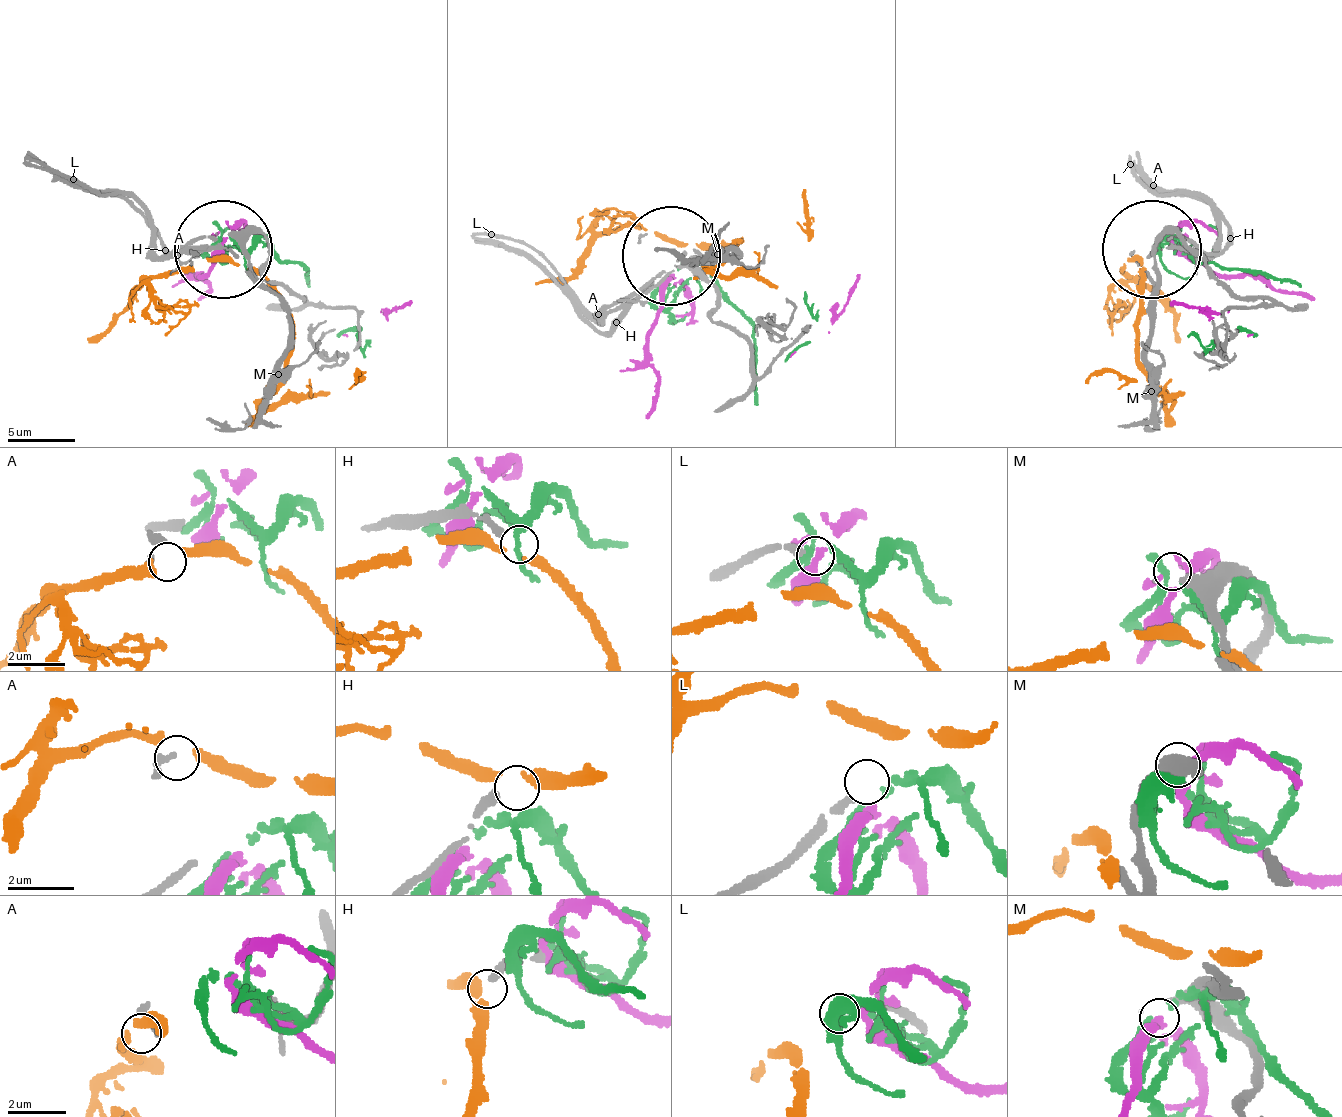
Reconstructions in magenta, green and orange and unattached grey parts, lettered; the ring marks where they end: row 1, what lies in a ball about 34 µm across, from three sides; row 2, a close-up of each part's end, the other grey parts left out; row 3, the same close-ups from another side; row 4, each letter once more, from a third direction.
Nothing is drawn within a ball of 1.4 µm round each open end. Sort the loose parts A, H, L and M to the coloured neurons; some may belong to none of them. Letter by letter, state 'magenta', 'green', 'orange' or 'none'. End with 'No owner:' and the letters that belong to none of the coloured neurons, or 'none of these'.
A: none
H: orange
L: none
M: none
No owner: A, L, M

